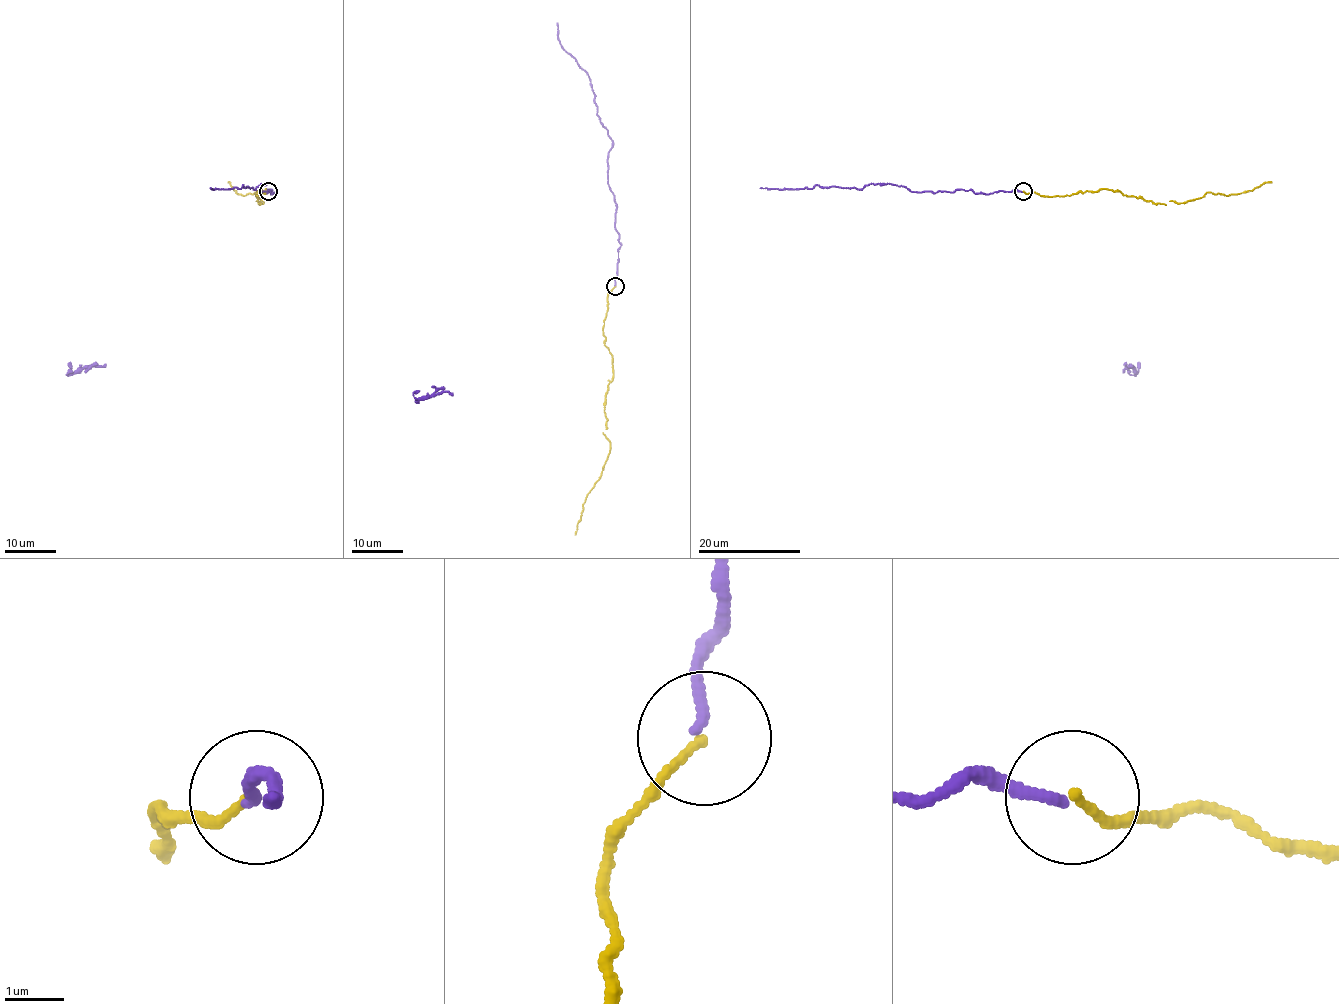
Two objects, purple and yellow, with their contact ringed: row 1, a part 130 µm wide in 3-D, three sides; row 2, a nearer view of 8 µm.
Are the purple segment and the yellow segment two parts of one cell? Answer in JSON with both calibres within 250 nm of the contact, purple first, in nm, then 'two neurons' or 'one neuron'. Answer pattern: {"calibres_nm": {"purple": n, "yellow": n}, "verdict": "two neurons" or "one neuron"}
{"calibres_nm": {"purple": 170, "yellow": 130}, "verdict": "one neuron"}

